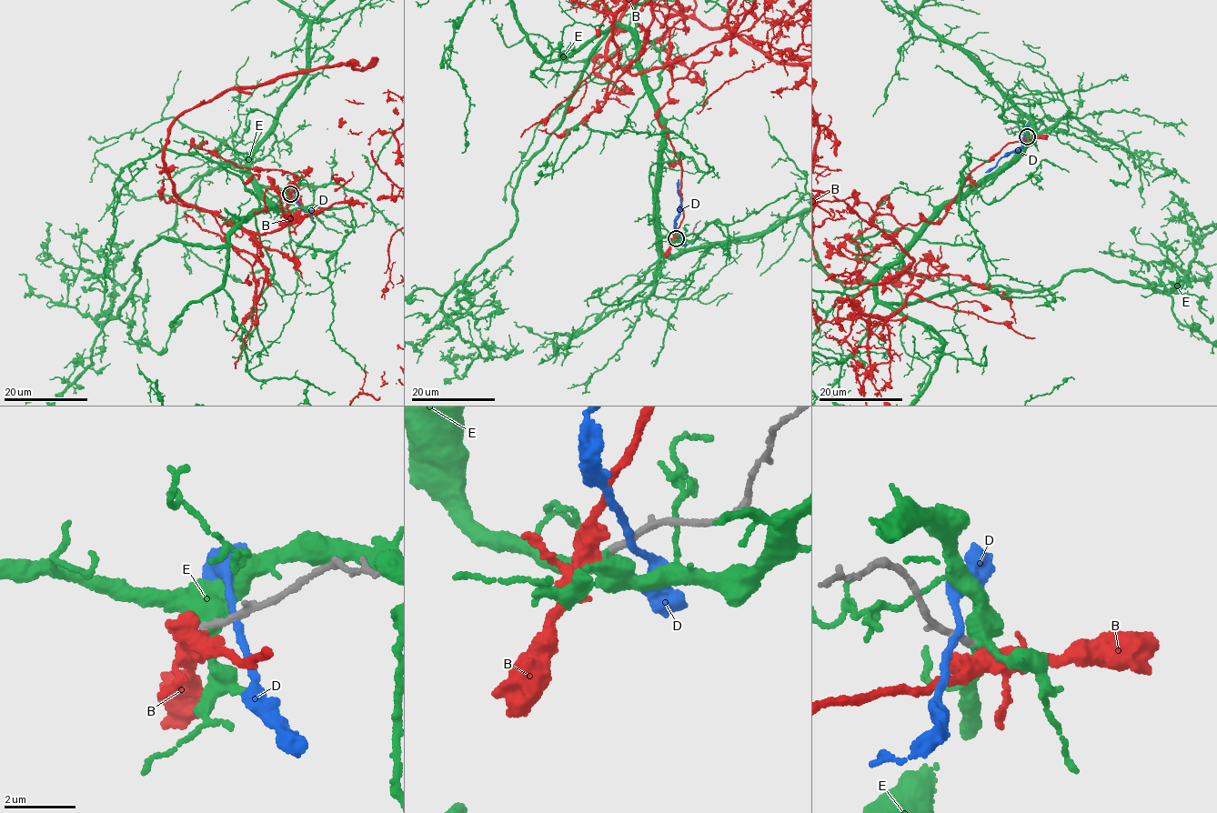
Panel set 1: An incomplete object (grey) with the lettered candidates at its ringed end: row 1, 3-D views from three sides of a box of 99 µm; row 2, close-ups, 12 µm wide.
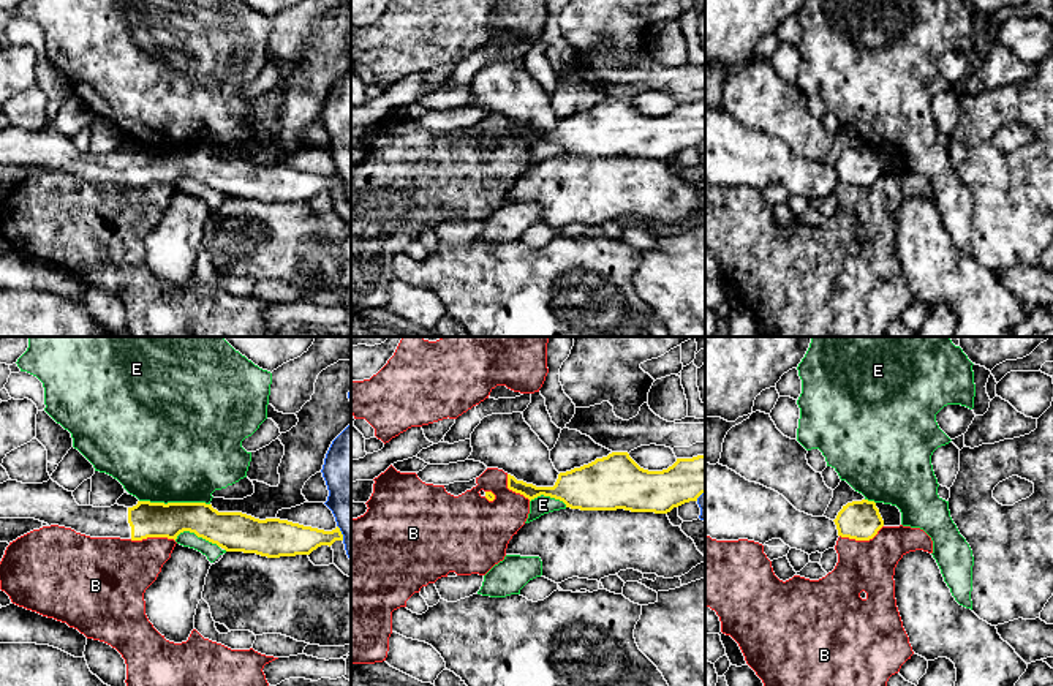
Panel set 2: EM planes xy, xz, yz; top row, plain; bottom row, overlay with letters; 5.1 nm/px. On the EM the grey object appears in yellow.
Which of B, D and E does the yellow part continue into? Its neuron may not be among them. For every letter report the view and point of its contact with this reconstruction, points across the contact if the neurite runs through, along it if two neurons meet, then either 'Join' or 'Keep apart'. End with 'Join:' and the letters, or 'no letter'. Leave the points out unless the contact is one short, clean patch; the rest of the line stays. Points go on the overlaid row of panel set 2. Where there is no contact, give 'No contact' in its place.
B: Touches yellow at yz (862, 539). Boundary: yz (883, 525), (868, 539), (840, 536). Keep apart
D: Touches yellow at xy (340, 533). Boundary: xy (337, 525), (343, 539). Keep apart
E: Touches yellow at xy (174, 503). Boundary: xy (139, 500), (209, 505). Keep apart
Join: no letter

